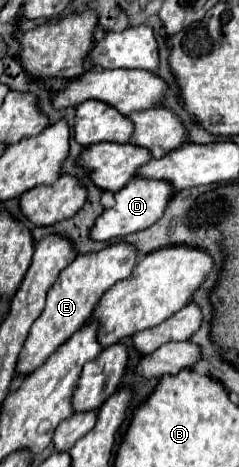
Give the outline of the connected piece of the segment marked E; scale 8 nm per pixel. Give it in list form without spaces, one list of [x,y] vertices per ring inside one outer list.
[[[126,242],[110,244],[100,252],[78,254],[76,260],[70,266],[66,266],[66,270],[58,276],[58,280],[48,290],[46,308],[30,328],[30,334],[20,352],[16,370],[38,368],[62,342],[66,342],[92,316],[92,310],[96,308],[104,292],[108,292],[110,286],[122,280],[124,276],[132,274],[132,270],[138,264],[138,254],[140,252],[136,250],[136,246],[126,244]]]

